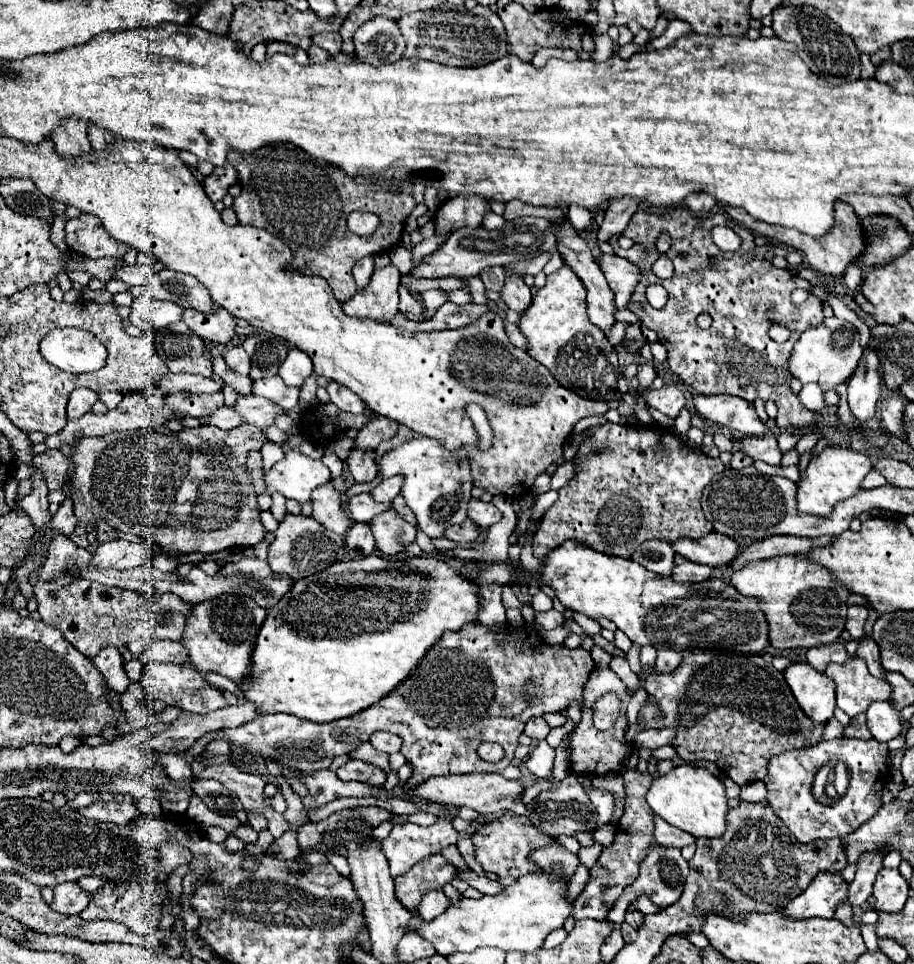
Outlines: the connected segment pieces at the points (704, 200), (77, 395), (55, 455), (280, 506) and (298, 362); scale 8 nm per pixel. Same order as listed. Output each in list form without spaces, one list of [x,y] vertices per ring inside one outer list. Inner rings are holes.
[[[691,194],[685,202],[687,210],[699,218],[705,218],[711,214],[711,208],[717,204],[715,198],[709,198],[709,194]]]
[[[87,388],[73,390],[73,394],[69,396],[69,404],[67,404],[67,418],[81,418],[83,414],[91,412],[91,406],[97,400],[99,400],[99,394],[95,394],[93,390],[87,390]]]
[[[47,450],[47,454],[39,456],[39,468],[45,476],[49,491],[61,490],[67,478],[69,458],[61,450]]]
[[[273,492],[273,504],[271,504],[271,514],[275,516],[277,522],[281,522],[281,518],[285,516],[285,496],[279,492]]]
[[[291,348],[285,362],[279,368],[279,376],[287,386],[301,388],[303,382],[313,374],[313,362],[307,354],[301,354],[301,350]]]

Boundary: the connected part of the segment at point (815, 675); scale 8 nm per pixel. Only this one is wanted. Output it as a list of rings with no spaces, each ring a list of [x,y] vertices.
[[[793,662],[785,672],[783,672],[791,692],[795,694],[797,702],[803,706],[805,714],[809,714],[809,718],[813,718],[813,722],[827,722],[833,716],[835,710],[835,682],[831,678],[827,678],[823,672],[813,670],[813,666],[809,666],[809,662]]]

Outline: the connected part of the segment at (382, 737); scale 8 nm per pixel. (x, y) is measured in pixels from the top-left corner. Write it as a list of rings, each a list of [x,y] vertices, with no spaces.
[[[377,732],[377,734],[373,734],[373,738],[369,742],[385,754],[395,754],[401,750],[401,738],[391,732]]]

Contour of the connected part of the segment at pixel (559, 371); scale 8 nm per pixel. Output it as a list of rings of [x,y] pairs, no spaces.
[[[563,264],[555,274],[547,276],[547,284],[533,296],[529,310],[521,314],[519,330],[529,340],[529,354],[543,362],[561,386],[589,400],[615,402],[621,398],[617,390],[617,354],[607,336],[589,322],[585,296],[585,284],[569,264]]]

